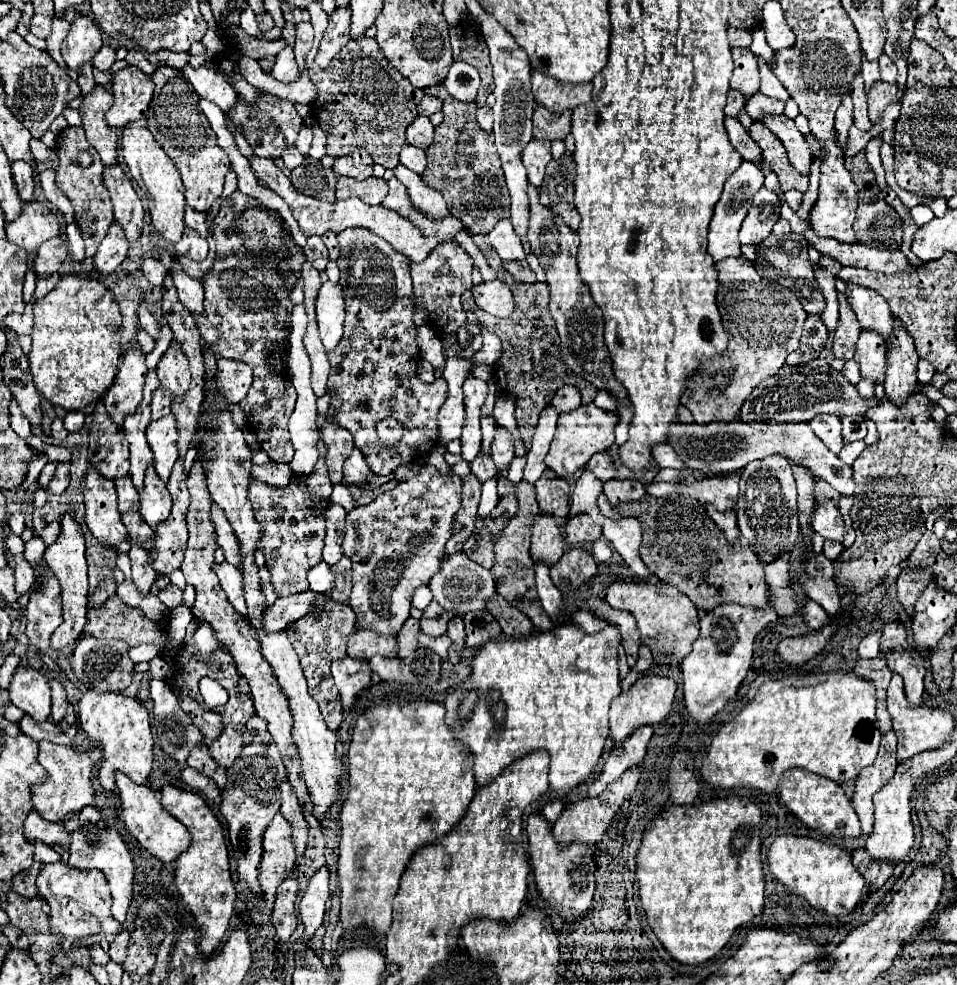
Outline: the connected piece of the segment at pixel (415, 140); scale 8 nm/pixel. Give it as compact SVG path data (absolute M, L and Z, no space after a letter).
M418 116L408 128L406 128L406 140L412 146L418 146L426 150L432 144L434 138L434 124L426 116Z

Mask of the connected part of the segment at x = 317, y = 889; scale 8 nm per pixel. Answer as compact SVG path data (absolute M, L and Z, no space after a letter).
M322 866L308 882L308 888L300 902L300 918L304 924L304 934L308 938L314 936L316 928L324 922L326 912L326 898L328 898L328 868Z

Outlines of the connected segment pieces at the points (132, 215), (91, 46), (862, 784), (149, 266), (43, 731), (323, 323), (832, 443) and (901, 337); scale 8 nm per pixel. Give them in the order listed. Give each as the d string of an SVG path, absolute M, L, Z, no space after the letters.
M120 166L104 168L104 186L108 188L114 204L114 218L122 226L128 244L134 246L140 240L144 226L142 200L138 198L136 190L132 188L132 182Z
M76 16L62 44L62 58L70 70L80 72L84 64L92 64L94 54L102 46L102 32L88 16Z
M890 732L888 736L882 736L878 758L868 770L860 772L860 778L856 778L856 790L852 798L852 806L862 822L862 834L870 836L874 828L874 802L872 796L892 780L896 772L896 736Z
M152 256L144 258L144 262L142 262L142 272L144 272L144 276L146 276L154 286L162 286L162 282L164 282L164 278L166 278L166 274L168 274L168 270L164 268L164 264L162 264L158 258L152 258Z
M28 714L22 716L22 720L18 722L20 730L30 736L32 740L50 740L50 742L56 742L56 744L72 744L72 740L54 724L54 722L36 722L32 718L28 718Z
M326 282L320 286L318 298L316 298L316 316L320 326L320 338L324 344L324 350L330 352L342 338L342 326L344 326L344 296L342 286Z
M818 414L814 420L810 420L812 430L816 436L826 444L826 448L834 454L842 450L842 432L840 432L840 418L832 414Z
M896 320L896 338L892 338L892 350L886 354L886 380L884 390L888 400L902 408L906 400L912 396L912 390L918 386L916 364L918 354L912 338L902 330L900 320Z

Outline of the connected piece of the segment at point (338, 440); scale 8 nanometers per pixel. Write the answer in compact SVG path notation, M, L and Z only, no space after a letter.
M326 422L324 444L328 448L326 464L328 464L330 480L332 480L332 484L340 484L344 480L344 476L342 476L344 462L348 460L348 456L354 450L354 438L352 438L352 434L348 434L348 430L344 430L332 422Z

